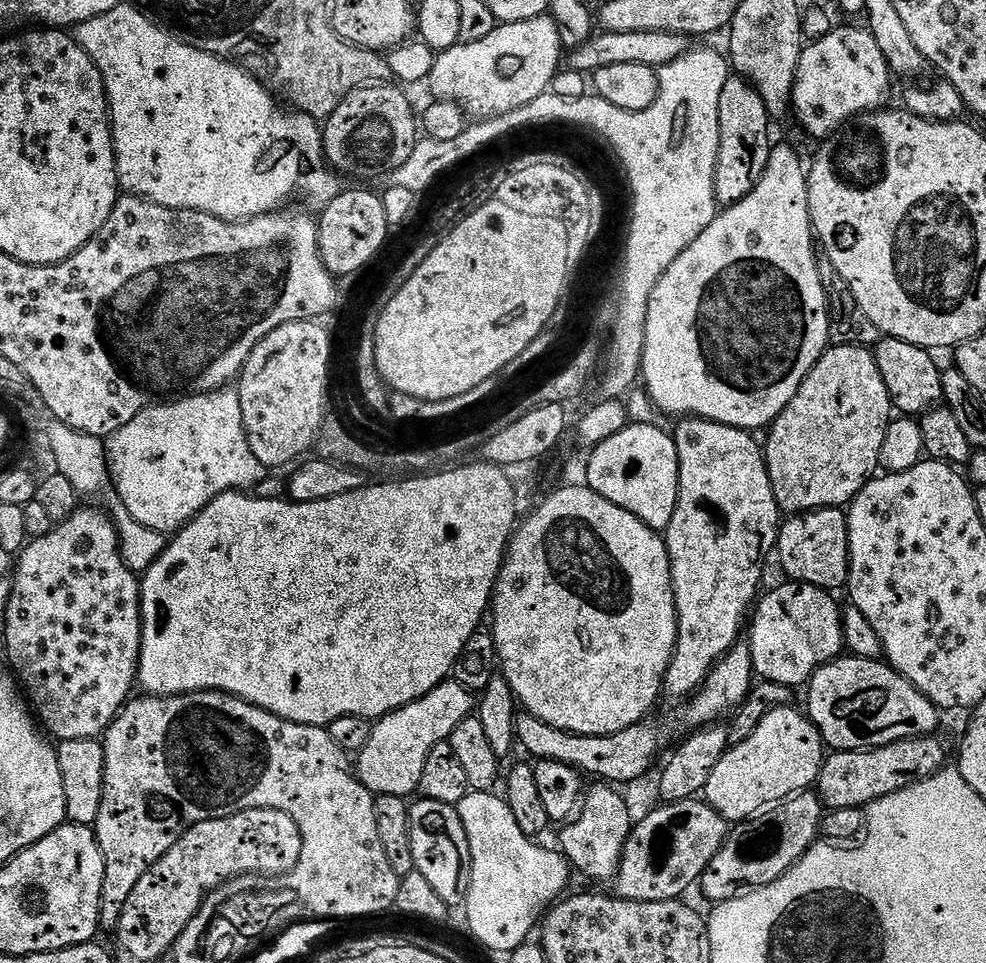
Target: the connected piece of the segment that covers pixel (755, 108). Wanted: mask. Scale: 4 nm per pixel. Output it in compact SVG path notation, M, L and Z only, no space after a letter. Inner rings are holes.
M731 78L722 89L720 102L720 149L716 155L714 179L717 185L724 186L727 180L740 180L744 172L759 174L763 172L770 143L768 144L768 124L770 117L762 98L753 85L743 78Z

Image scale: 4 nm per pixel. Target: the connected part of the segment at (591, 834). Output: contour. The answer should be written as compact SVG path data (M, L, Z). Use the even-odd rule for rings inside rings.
M613 787L594 788L585 793L577 818L567 823L560 834L559 849L569 865L592 878L595 874L619 873L624 844L634 824L632 810L618 800L618 791Z

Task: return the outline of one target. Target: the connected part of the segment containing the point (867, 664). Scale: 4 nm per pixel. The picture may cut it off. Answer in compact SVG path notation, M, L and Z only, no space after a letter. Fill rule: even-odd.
M843 654L839 659L842 664L826 667L826 672L820 672L822 676L815 676L816 704L810 717L819 728L821 737L833 744L833 749L857 749L861 745L873 747L910 734L924 736L930 720L934 720L928 698L879 659L855 654Z

